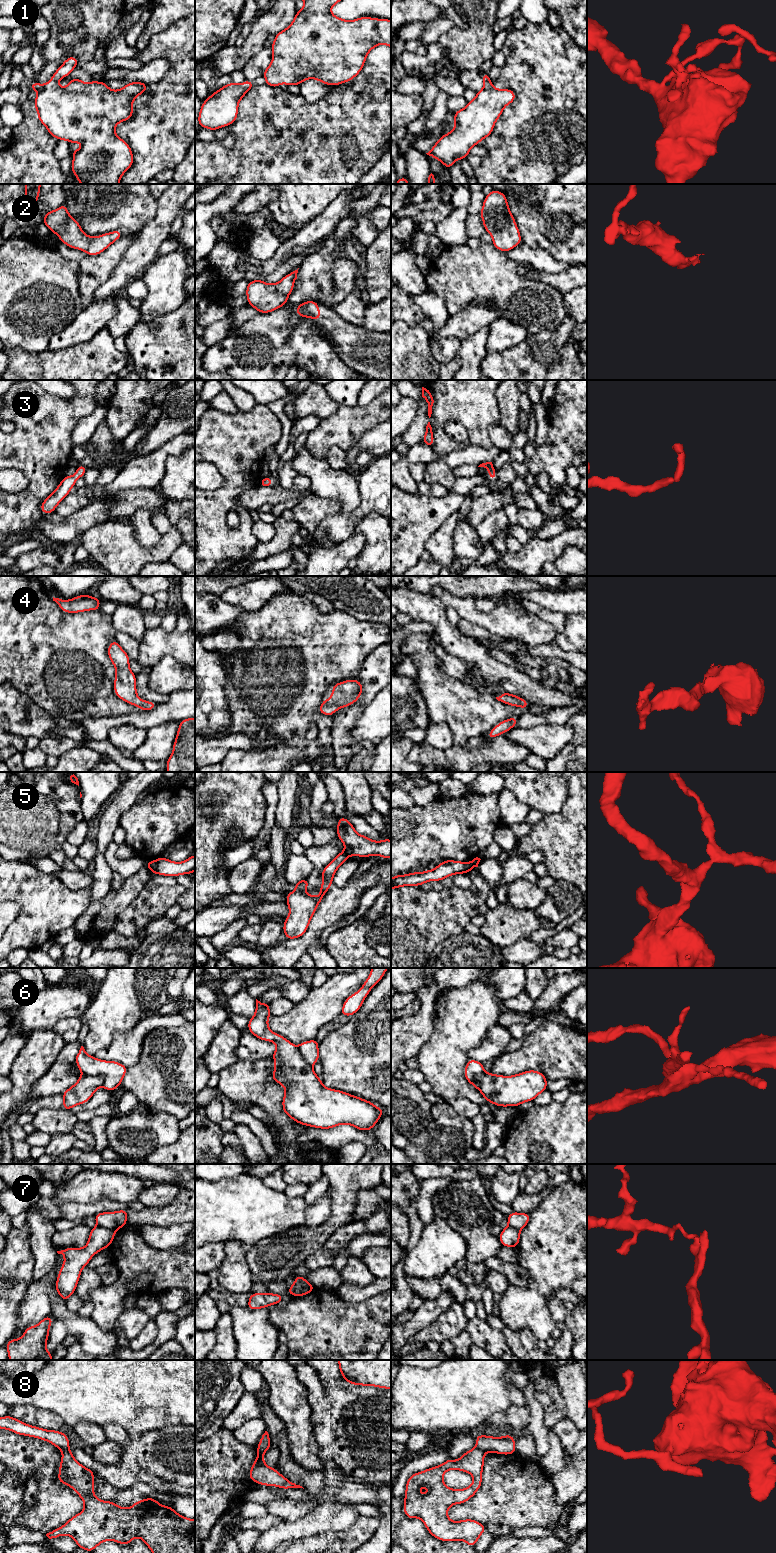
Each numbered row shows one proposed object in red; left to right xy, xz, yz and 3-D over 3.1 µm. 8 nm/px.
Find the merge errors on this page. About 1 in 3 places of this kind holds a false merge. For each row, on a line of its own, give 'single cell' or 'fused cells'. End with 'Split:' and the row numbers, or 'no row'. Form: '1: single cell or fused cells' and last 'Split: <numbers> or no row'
1: single cell
2: single cell
3: single cell
4: single cell
5: fused cells
6: fused cells
7: fused cells
8: fused cells
Split: 5, 6, 7, 8

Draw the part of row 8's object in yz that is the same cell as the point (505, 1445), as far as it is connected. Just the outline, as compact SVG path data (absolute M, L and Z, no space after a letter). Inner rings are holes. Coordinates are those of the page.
M506 1434L503 1437L476 1435L476 1446L484 1453L510 1455L516 1453L514 1436Z

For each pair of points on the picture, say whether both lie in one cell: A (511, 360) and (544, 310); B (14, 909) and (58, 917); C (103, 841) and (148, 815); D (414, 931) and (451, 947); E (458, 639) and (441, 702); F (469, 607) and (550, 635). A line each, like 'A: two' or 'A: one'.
A: two
B: two
C: two
D: two
E: two
F: one

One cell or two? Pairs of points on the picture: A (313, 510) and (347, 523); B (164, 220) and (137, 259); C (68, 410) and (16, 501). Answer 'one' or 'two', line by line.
A: two
B: one
C: one

